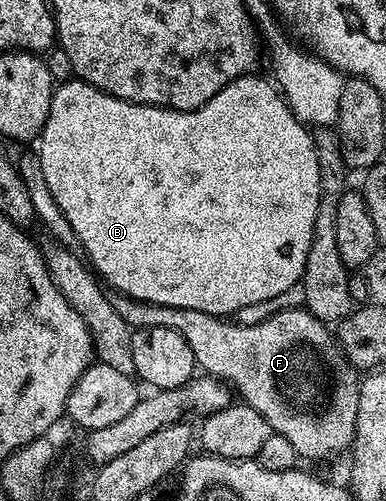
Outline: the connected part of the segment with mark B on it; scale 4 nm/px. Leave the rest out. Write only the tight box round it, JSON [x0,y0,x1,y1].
[36,76,320,317]

